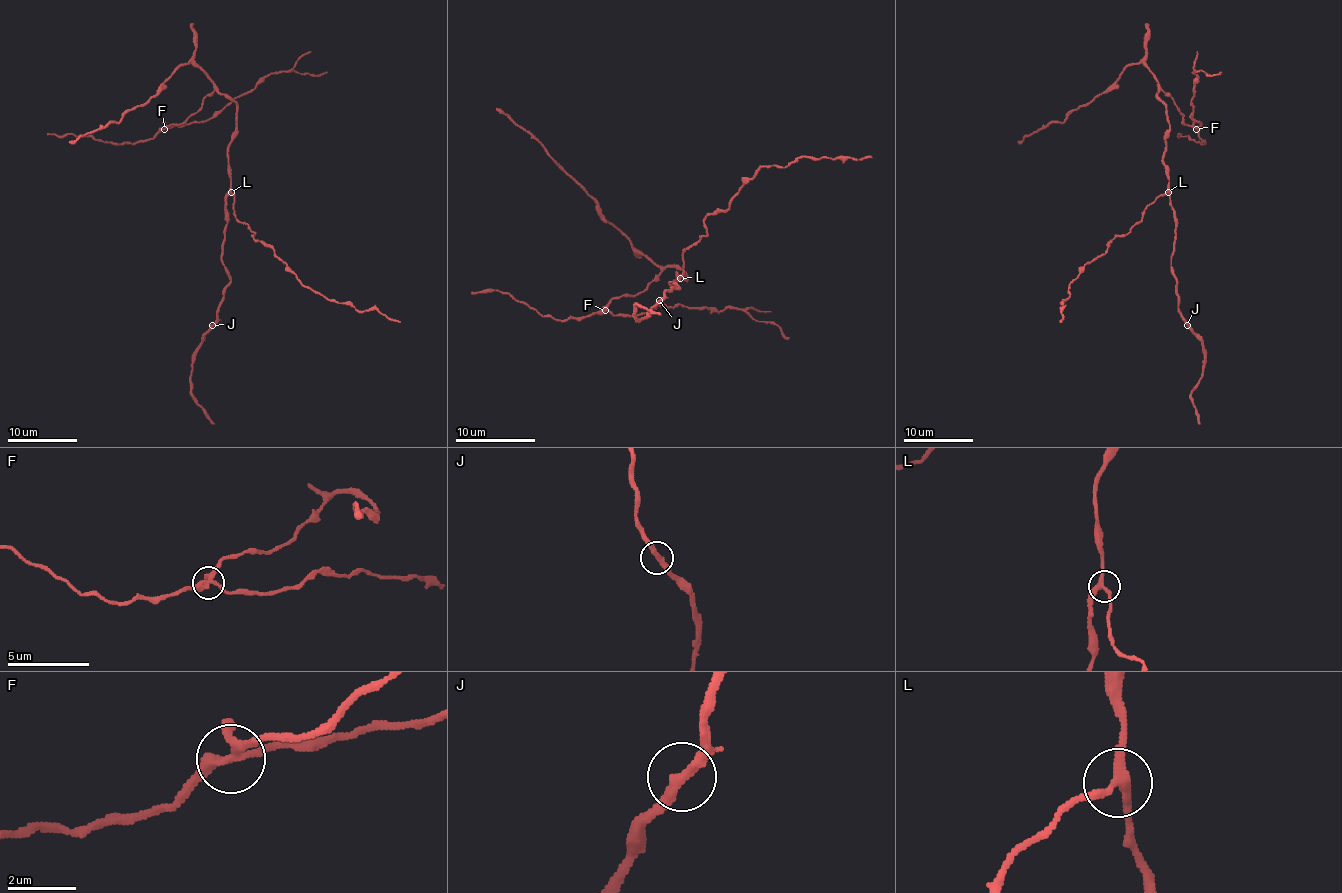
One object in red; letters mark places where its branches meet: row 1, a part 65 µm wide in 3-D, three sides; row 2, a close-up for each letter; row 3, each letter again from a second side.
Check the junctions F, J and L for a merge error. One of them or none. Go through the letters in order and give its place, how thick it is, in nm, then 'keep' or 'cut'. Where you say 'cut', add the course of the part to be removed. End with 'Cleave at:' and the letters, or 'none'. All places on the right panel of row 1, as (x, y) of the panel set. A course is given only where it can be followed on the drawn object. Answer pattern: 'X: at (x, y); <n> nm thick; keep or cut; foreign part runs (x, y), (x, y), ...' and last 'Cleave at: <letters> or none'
F: at (1196, 129); 280 nm thick; cut; foreign part runs (1196, 129), (1201, 125), (1192, 117), (1190, 104), (1197, 78), (1194, 73), (1220, 73)
J: at (1187, 325); 240 nm thick; keep
L: at (1168, 192); 280 nm thick; keep
Cleave at: F

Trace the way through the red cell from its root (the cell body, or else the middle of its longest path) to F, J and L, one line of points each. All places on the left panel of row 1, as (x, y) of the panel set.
F: (231, 138), (237, 104), (216, 90), (195, 113), (165, 129)
J: (231, 138), (223, 245), (223, 266), (230, 285), (212, 325)
L: (231, 138), (228, 148), (231, 192)

